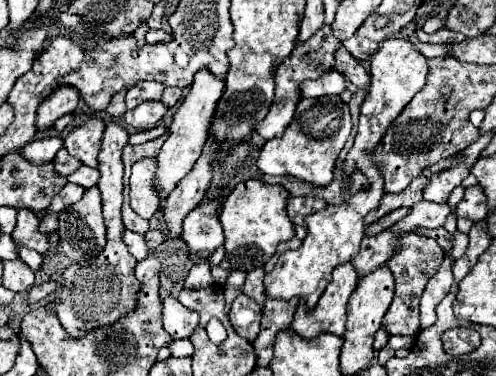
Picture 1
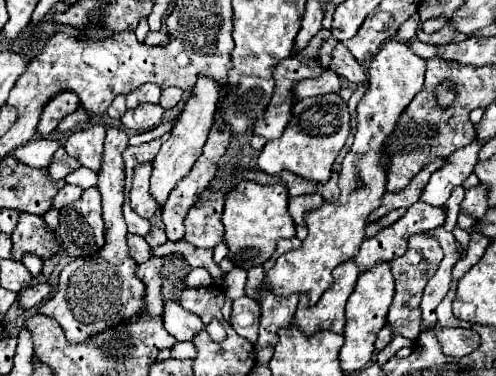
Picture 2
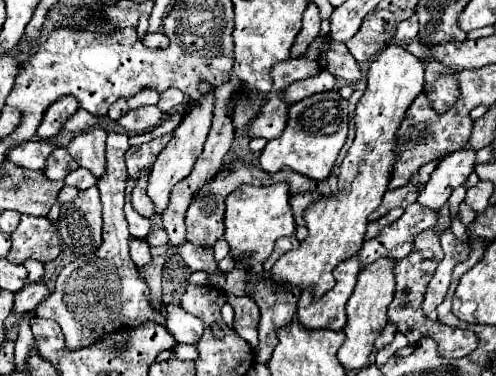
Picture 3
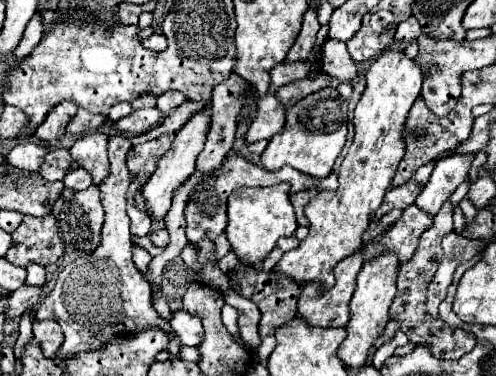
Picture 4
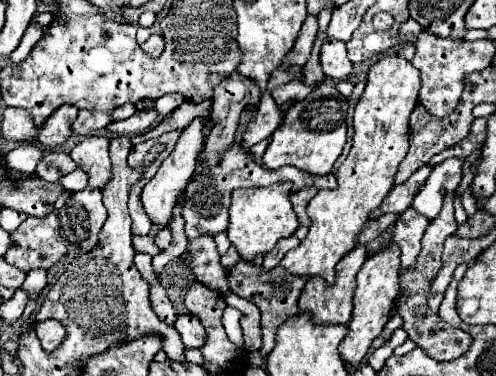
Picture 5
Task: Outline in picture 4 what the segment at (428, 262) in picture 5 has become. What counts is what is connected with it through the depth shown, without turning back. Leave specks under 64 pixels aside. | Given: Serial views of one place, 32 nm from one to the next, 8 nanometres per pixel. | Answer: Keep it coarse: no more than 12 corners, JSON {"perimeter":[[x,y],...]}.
{"perimeter":[[446,200],[414,258],[398,270],[390,316],[432,356],[456,360],[476,338],[424,308],[442,258],[442,238],[454,232]]}

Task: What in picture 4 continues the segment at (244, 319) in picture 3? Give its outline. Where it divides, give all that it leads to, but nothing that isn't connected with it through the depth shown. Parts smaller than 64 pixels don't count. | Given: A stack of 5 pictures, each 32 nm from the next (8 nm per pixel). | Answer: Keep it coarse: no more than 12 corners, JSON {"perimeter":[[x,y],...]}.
{"perimeter":[[228,290],[226,304],[240,312],[238,326],[248,350],[260,346],[260,310],[252,300]]}

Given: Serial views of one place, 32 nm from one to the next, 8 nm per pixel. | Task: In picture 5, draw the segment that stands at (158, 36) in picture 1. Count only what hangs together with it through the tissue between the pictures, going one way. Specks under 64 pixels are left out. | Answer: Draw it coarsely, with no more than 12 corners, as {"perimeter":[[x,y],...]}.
{"perimeter":[[152,34],[140,48],[158,58],[164,50],[164,38]]}

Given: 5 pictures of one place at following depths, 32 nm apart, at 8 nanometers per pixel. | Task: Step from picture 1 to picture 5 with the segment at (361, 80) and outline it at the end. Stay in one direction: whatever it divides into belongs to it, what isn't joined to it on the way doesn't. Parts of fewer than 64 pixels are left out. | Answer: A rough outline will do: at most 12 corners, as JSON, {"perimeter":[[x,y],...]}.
{"perimeter":[[330,36],[322,40],[324,74],[346,80],[354,66],[346,44]]}

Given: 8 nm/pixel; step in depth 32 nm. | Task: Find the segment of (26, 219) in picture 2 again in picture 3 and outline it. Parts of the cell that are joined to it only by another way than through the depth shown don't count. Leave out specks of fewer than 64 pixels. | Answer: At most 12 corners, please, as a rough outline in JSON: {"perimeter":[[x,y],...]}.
{"perimeter":[[22,216],[6,258],[46,264],[63,244],[48,218]]}

